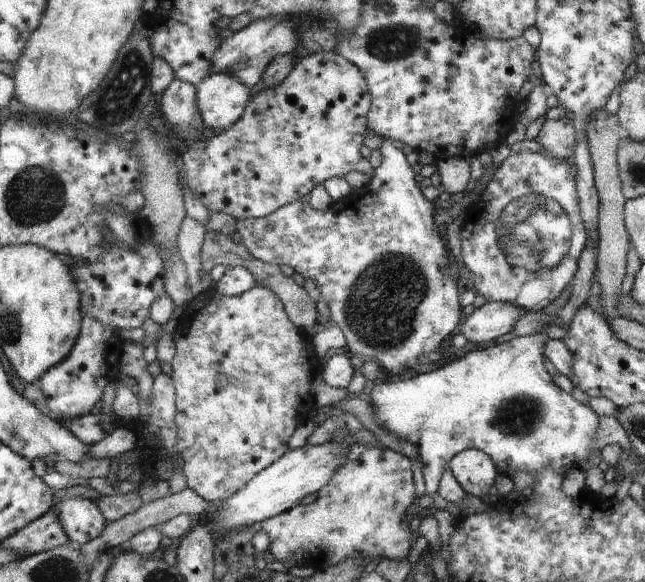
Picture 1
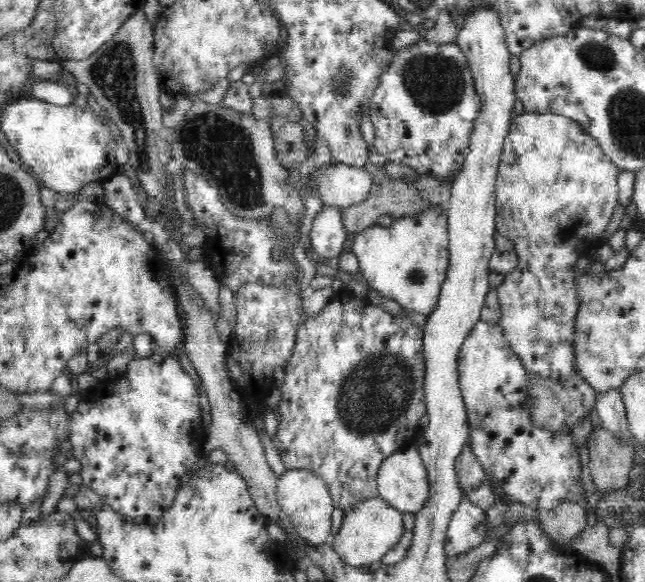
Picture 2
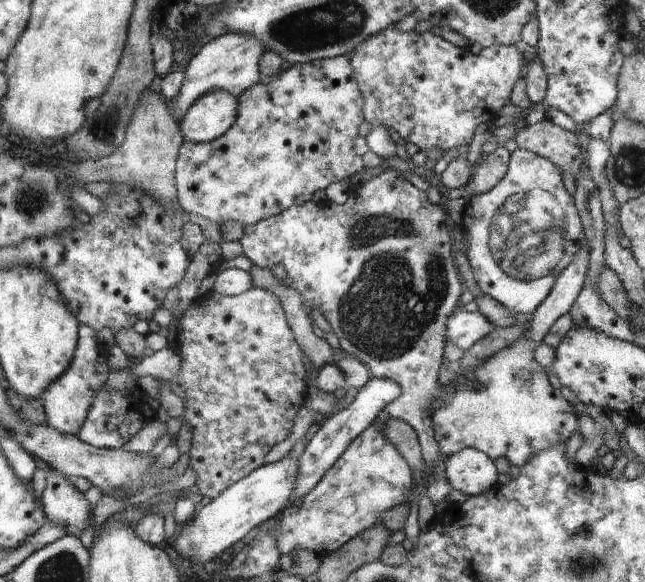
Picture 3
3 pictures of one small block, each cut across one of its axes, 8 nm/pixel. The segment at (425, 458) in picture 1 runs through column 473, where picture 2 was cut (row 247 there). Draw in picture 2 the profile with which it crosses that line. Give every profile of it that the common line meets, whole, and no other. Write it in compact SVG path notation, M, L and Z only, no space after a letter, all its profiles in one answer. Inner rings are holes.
M432 206L416 216L395 219L388 228L375 224L357 234L352 242L351 252L358 257L359 272L368 286L376 289L408 311L419 312L426 317L436 308L441 286L447 277L449 263L449 235L446 210L442 206Z

